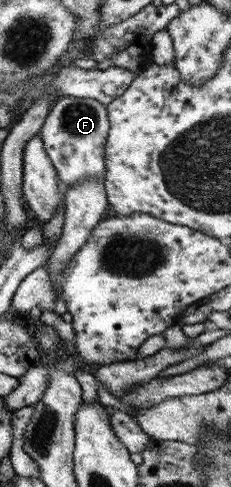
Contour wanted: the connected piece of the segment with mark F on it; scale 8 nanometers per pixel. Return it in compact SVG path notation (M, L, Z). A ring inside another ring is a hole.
M56 98L36 135L40 136L57 178L64 187L78 184L86 178L103 182L106 172L103 154L108 128L105 105L100 102L89 98Z

